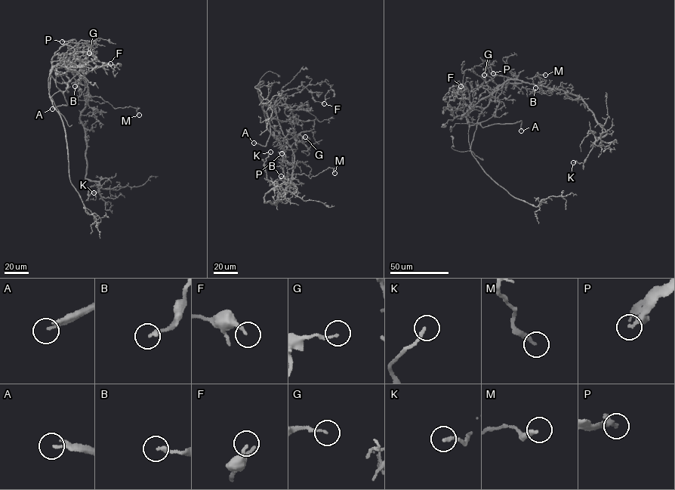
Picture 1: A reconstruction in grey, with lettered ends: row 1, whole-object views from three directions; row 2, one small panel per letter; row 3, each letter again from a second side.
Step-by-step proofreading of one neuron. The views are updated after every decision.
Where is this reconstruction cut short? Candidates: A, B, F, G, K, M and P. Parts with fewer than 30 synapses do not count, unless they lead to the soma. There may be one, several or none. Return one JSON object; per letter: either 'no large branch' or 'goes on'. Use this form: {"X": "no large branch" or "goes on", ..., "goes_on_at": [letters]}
{"A": "goes on", "B": "no large branch", "F": "no large branch", "G": "no large branch", "K": "no large branch", "M": "no large branch", "P": "goes on", "goes_on_at": ["A", "P"]}

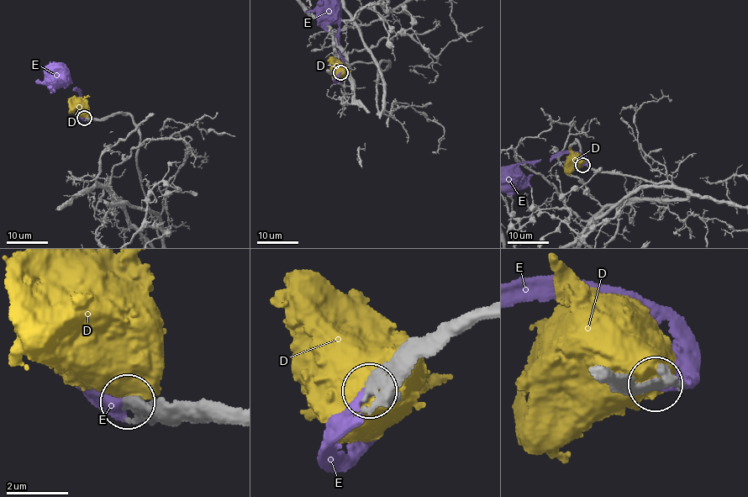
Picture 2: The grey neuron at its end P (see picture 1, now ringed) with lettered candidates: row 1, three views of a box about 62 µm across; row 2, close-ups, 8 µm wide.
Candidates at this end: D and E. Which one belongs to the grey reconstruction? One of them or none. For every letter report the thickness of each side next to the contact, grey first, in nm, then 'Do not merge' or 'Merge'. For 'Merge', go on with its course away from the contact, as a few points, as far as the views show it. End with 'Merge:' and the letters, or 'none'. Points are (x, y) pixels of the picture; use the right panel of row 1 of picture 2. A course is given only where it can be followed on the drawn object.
D: Thickness 240 nm (grey) against 900 nm. Do not merge
E: Thickness 320 nm (grey) against 300 nm. Merge. Its course: (582, 165), (583, 156), (578, 153), (522, 161), (515, 184), (509, 187), (509, 182)
Merge: E

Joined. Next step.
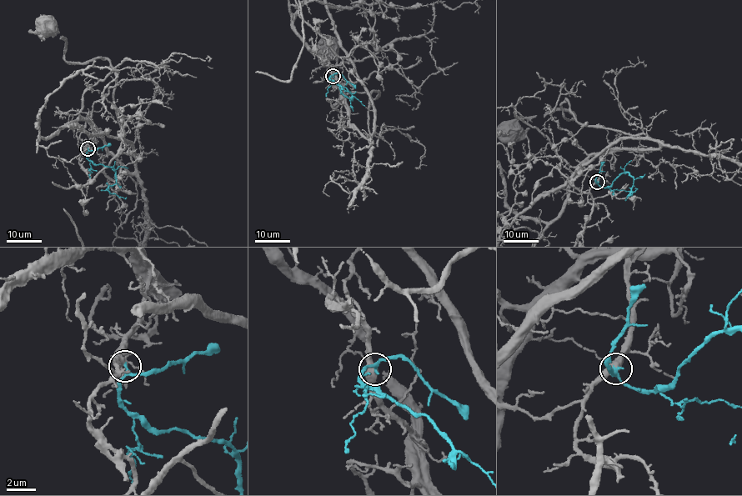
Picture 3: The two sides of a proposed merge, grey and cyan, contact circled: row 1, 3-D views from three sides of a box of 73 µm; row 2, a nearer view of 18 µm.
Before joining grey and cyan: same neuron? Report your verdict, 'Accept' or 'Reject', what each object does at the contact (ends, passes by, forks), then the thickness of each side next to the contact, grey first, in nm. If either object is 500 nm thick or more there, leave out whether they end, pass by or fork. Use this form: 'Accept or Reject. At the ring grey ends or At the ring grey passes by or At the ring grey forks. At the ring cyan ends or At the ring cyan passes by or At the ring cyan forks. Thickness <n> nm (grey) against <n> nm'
Accept. Thickness 500 nm (grey) against 190 nm

